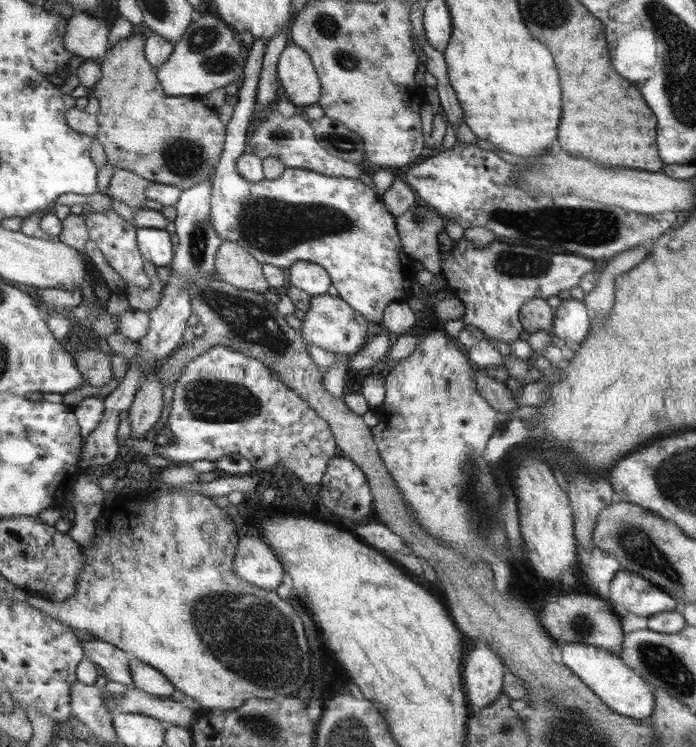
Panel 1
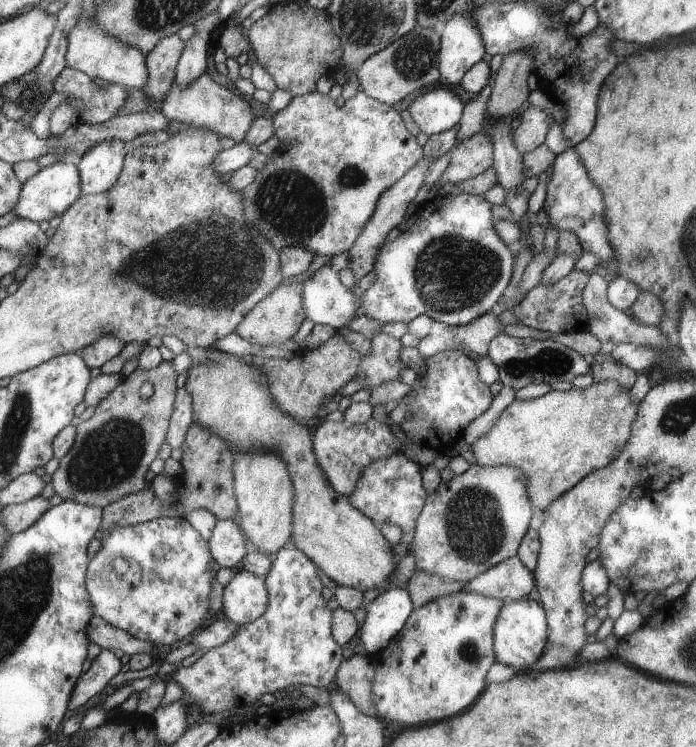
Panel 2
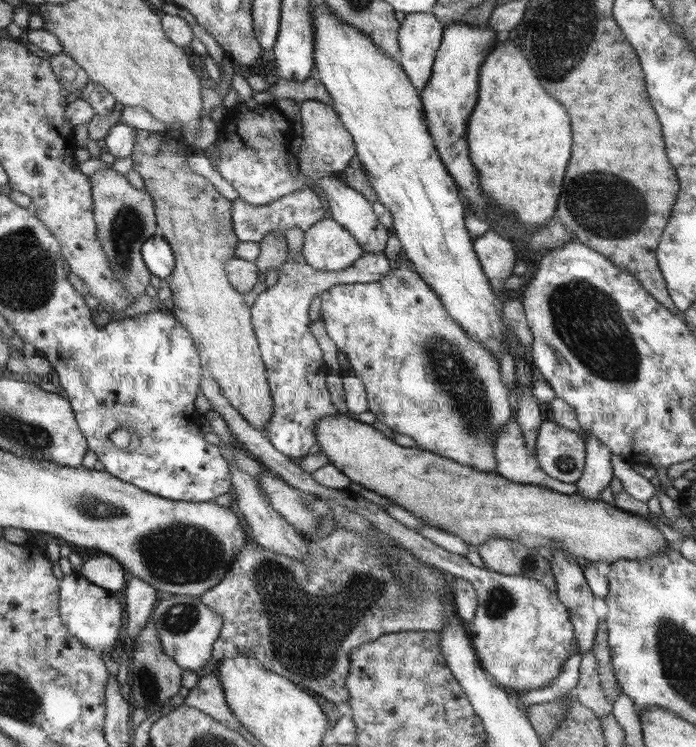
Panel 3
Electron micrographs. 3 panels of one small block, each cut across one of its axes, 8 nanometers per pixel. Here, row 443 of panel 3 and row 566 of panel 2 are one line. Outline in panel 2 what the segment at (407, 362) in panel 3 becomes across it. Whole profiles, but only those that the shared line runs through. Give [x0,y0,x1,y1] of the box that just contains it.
[410,465,537,582]

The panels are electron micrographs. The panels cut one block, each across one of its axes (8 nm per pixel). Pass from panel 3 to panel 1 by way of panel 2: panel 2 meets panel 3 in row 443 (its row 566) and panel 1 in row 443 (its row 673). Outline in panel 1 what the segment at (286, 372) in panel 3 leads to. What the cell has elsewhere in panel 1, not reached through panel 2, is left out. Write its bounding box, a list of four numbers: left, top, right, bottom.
[156,345,336,484]

